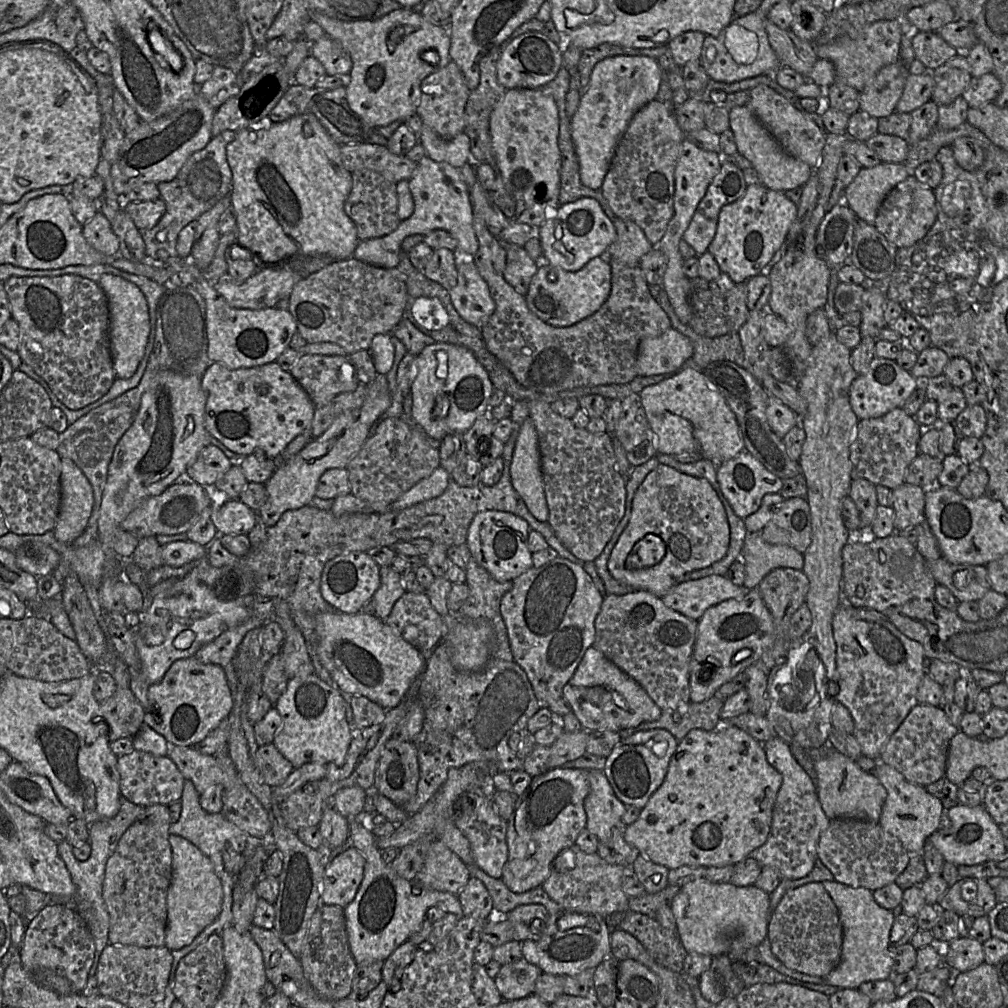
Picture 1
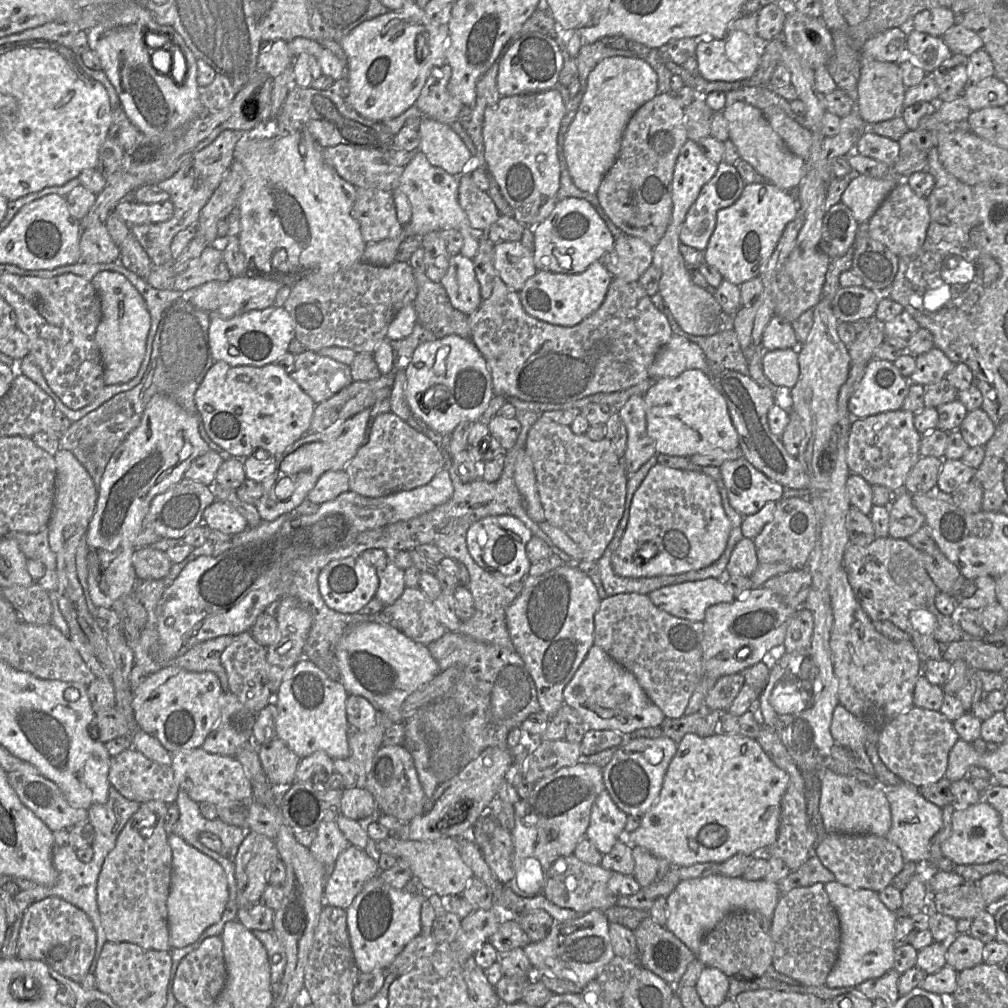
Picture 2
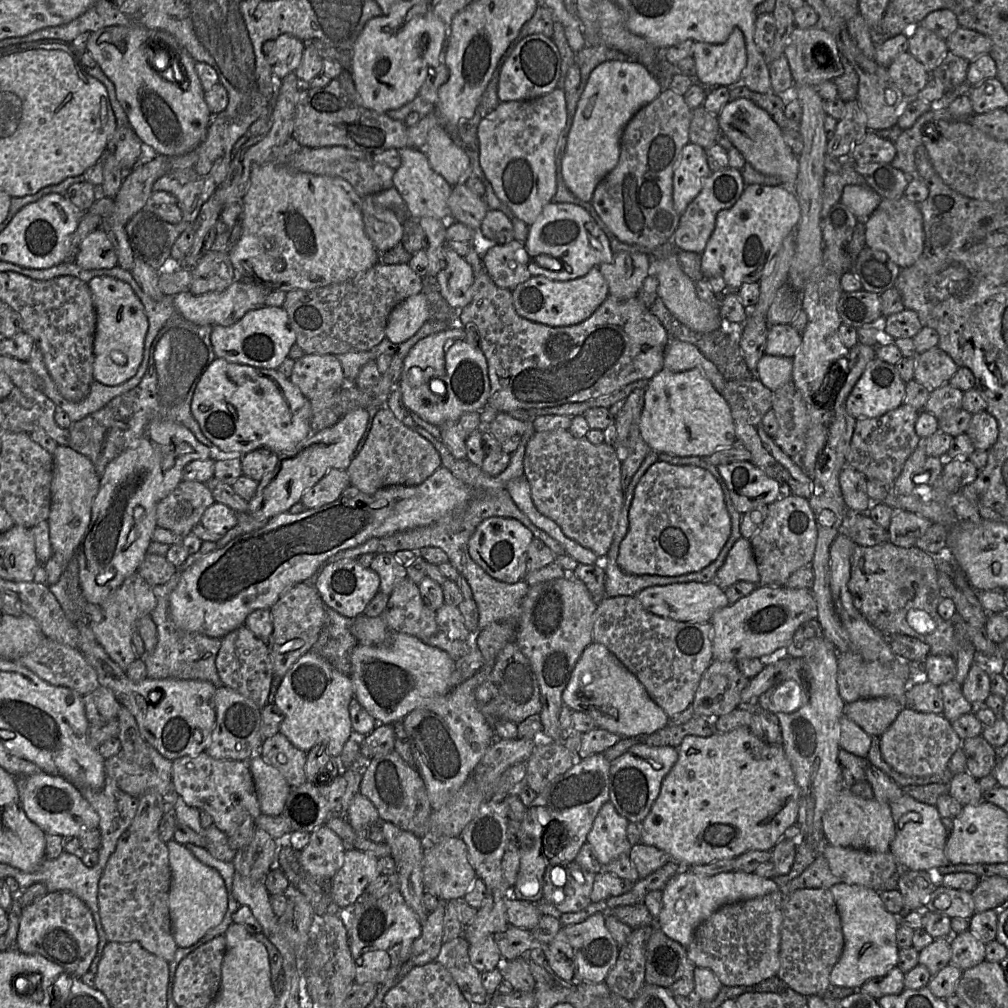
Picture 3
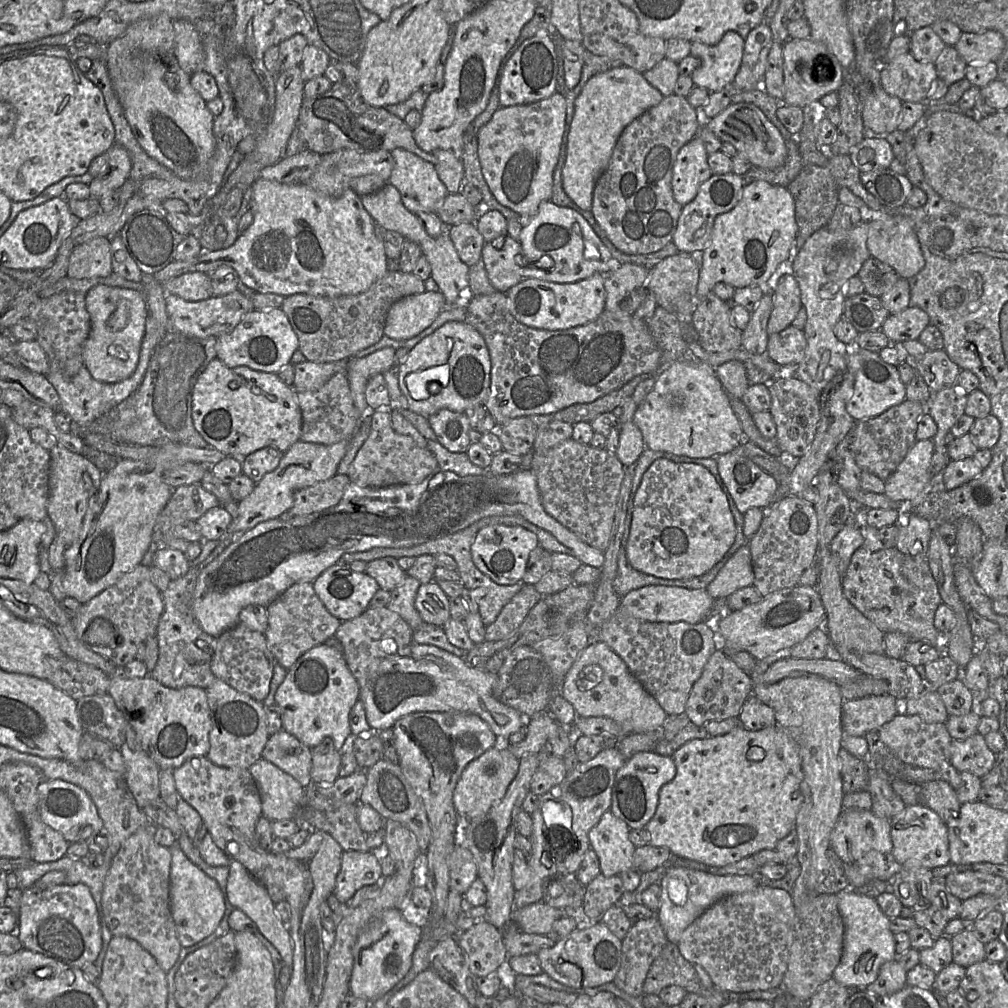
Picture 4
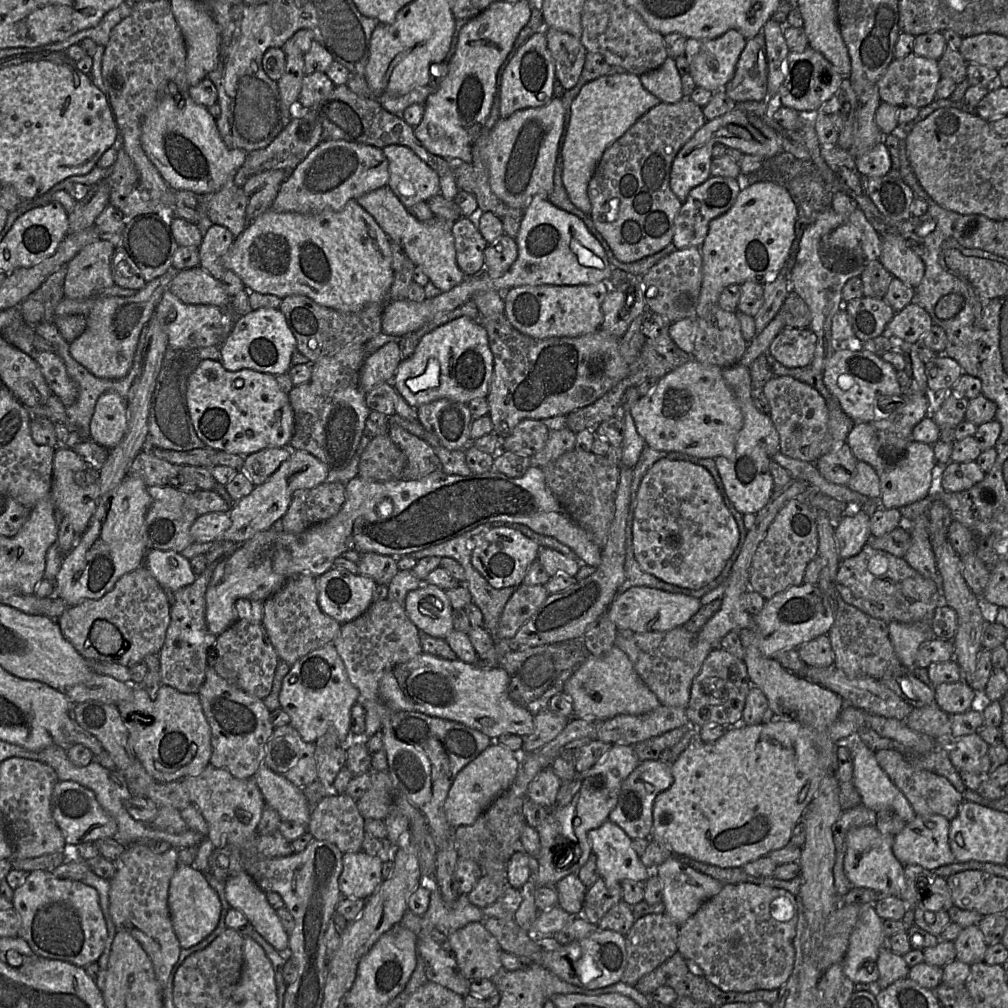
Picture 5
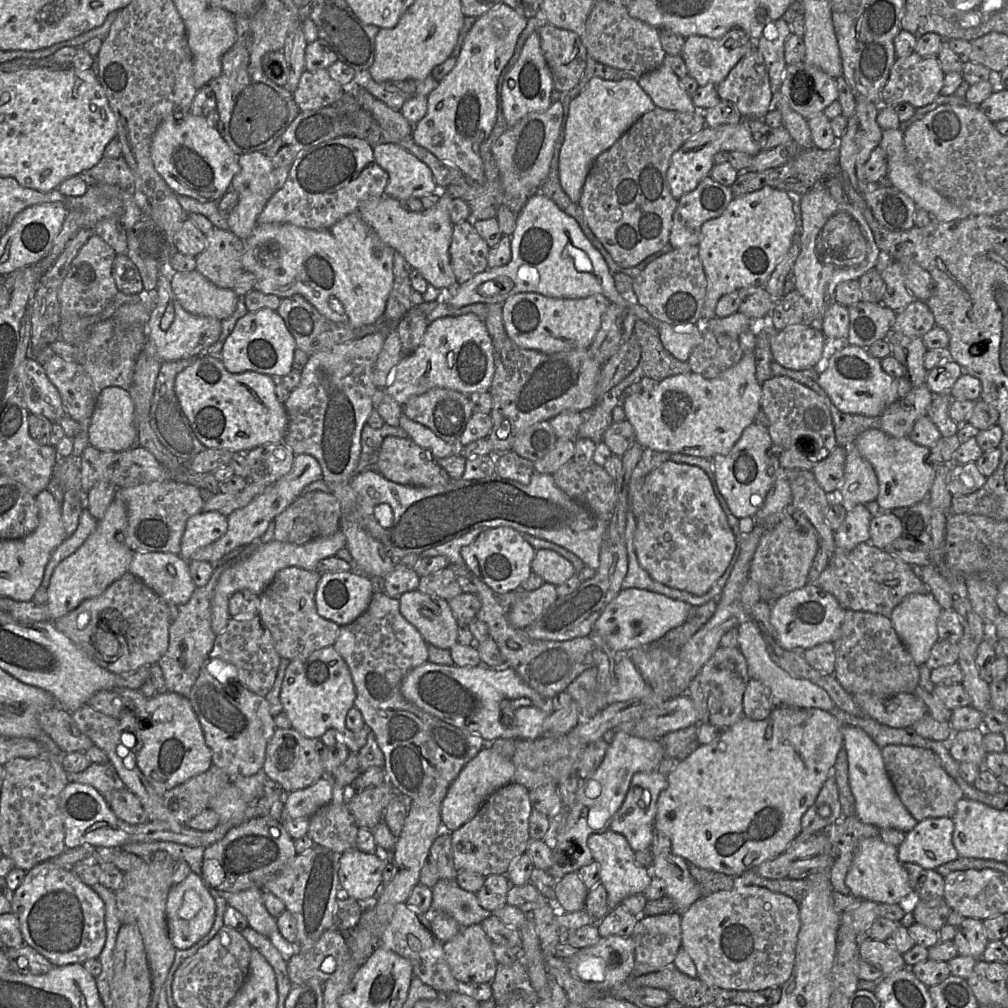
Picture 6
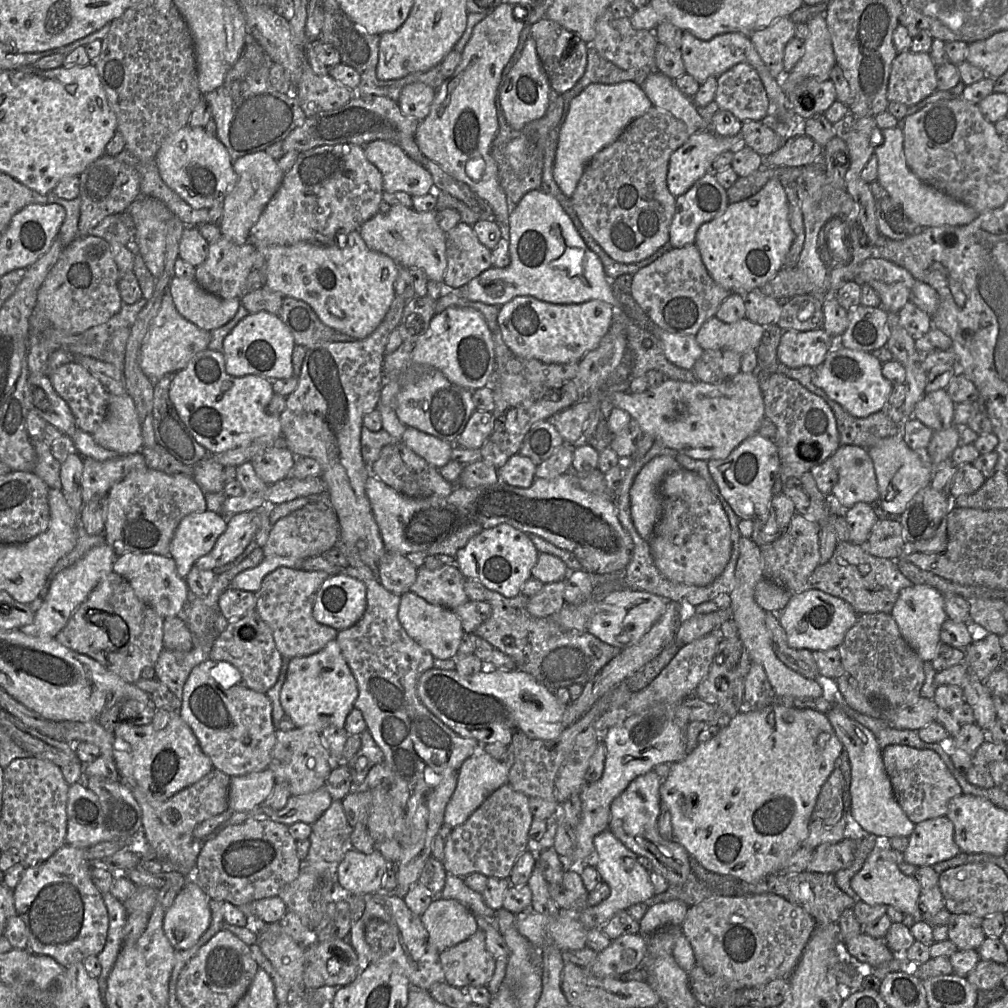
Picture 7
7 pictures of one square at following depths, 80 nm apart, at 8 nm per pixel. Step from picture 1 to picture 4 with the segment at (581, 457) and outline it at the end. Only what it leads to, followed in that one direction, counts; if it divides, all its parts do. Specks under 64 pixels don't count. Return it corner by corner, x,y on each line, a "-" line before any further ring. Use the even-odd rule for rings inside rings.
570,438
543,452
537,452
532,458
530,469
536,476
544,510
583,542
604,552
609,545
616,504
626,469
616,453
611,453
606,448
598,449
590,444
581,444

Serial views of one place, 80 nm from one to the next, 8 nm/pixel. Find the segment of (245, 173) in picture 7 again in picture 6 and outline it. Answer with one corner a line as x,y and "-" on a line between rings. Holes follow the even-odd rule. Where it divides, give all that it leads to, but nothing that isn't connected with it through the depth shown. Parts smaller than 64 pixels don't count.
252,152
239,156
241,171
234,176
230,189
239,193
239,199
235,207
227,215
229,230
241,240
247,239
257,225
257,219
264,207
276,193
275,175
271,160
265,152

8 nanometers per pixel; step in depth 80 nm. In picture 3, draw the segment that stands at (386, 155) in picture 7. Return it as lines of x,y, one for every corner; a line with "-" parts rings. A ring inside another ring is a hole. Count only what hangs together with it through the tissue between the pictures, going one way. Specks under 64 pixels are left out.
418,148
397,149
401,157
401,165
396,169
393,182
407,204
409,218
435,217
442,219
445,227
456,222
448,207
448,199
452,193
451,186
440,174
436,173
430,165
427,155

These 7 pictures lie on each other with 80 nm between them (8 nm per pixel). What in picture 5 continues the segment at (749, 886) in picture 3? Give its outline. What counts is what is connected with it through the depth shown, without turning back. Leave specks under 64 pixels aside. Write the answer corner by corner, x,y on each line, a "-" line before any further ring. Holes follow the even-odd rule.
675,855
670,856
652,872
663,884
665,912
680,927
692,917
707,900
717,895
724,887
720,881
702,874
683,864

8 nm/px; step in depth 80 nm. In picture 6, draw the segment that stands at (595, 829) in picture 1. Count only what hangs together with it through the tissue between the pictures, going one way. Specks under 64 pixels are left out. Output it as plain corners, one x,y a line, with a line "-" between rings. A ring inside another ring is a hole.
610,829
602,833
591,834
587,839
593,860
599,866
600,882
607,892
607,905
610,910
620,905
622,901
633,894
643,893
652,880
649,868
638,865
626,838

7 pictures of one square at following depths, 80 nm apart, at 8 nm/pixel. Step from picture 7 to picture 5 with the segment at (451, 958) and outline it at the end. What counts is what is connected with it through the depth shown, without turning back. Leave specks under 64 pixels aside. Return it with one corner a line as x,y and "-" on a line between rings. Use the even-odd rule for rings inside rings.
472,922
448,936
451,951
460,972
470,981
493,979
504,970
500,955
503,952
496,938
484,927
482,922

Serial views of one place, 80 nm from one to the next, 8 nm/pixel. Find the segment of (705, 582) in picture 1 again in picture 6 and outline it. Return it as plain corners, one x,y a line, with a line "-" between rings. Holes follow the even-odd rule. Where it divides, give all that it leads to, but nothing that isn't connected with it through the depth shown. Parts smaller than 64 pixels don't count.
621,589
595,621
593,631
600,635
615,652
627,652
639,646
655,643
670,630
684,624
692,608
686,602
648,590

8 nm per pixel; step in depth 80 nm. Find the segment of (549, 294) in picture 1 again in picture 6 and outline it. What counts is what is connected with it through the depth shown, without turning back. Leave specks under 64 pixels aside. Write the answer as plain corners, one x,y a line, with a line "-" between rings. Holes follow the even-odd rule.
521,292
502,304
503,325
507,336
519,347
556,353
589,348
601,327
602,315
610,305
602,294
585,298
551,298
536,292

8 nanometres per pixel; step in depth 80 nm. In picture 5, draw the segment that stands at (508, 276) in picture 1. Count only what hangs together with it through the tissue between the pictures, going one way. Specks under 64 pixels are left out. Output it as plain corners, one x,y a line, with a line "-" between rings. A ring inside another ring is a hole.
503,235
496,242
488,244
484,251
485,269
492,278
505,274
518,256
516,240

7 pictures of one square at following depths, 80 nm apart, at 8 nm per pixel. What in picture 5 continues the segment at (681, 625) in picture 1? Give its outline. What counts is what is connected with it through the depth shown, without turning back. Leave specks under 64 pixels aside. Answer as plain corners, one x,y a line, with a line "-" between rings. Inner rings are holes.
684,627
645,633
617,630
614,646
626,653
639,677
661,704
680,707
688,705
692,682
711,651
710,644
699,641
698,633
689,632

